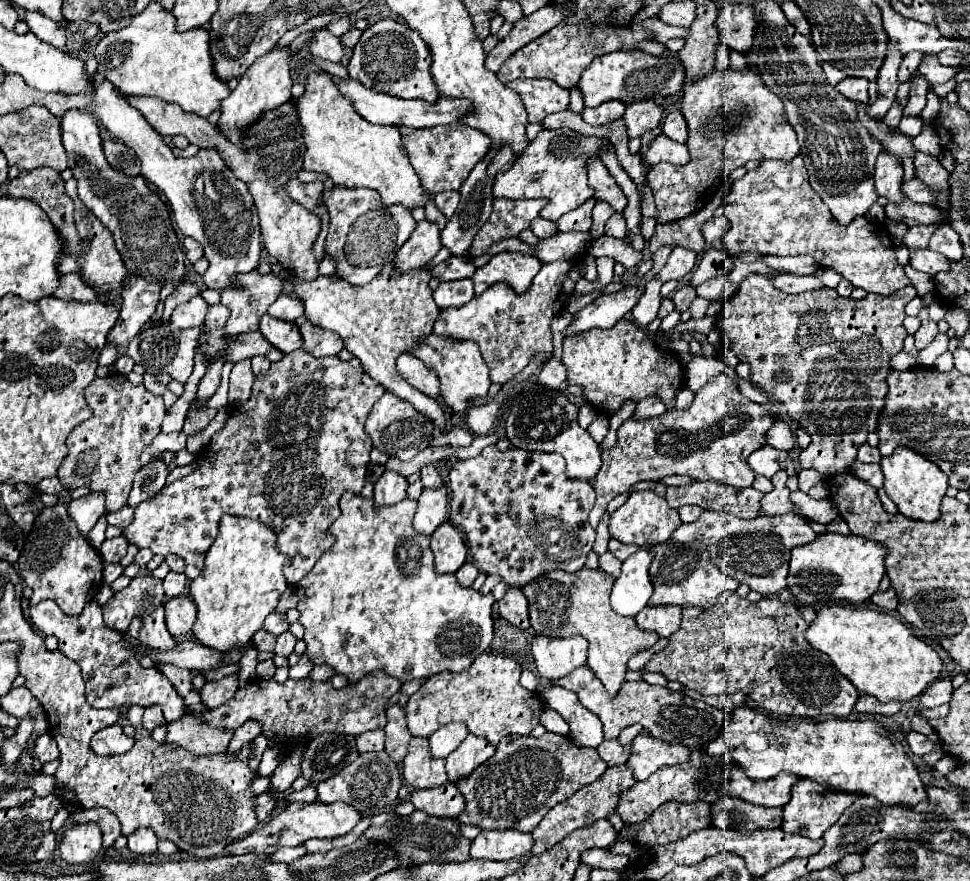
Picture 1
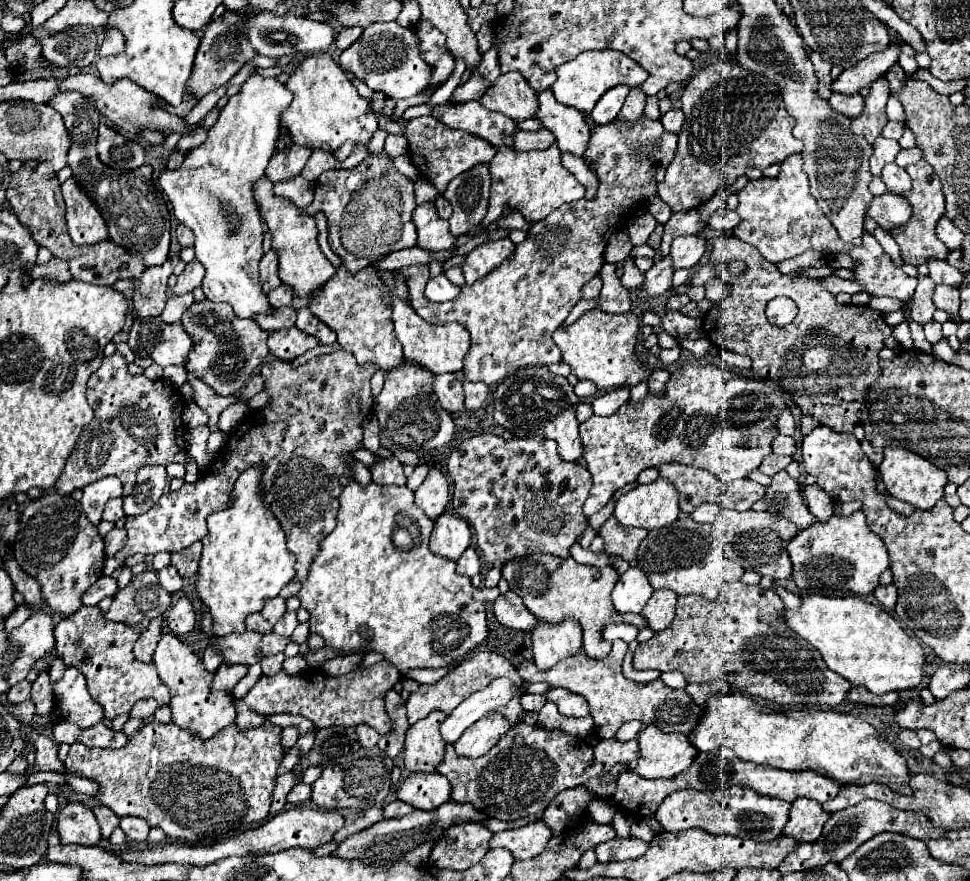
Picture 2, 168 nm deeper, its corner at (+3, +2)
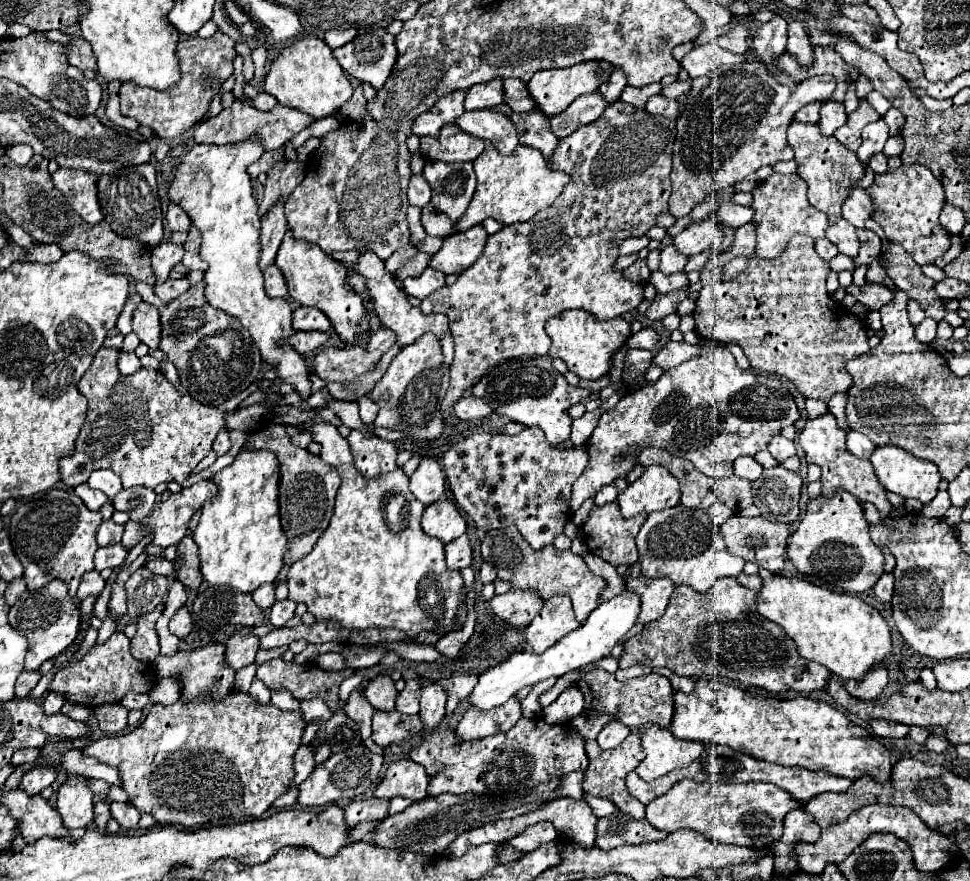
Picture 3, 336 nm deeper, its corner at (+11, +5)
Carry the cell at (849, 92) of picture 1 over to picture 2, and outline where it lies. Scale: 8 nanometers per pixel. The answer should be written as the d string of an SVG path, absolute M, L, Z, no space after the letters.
M831 94L829 104L831 104L833 112L843 114L843 116L847 116L851 120L855 120L863 112L863 98L861 98L861 94L851 94L851 96Z

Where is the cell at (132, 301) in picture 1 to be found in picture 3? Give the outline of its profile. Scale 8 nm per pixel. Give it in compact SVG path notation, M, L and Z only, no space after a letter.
M159 243L153 249L151 267L153 267L153 273L157 277L155 285L163 285L163 281L169 279L171 267L175 263L179 263L181 257L183 257L183 247L181 245L175 245L175 243Z

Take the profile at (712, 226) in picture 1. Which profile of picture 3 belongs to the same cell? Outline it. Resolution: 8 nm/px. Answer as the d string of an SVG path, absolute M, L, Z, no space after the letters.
M721 203L717 209L717 215L719 215L723 227L737 229L753 219L753 209L743 207L743 205L735 205L735 203Z

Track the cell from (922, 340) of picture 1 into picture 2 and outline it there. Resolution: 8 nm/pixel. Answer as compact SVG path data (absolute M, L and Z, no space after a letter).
M919 276L919 284L911 300L911 318L919 324L927 324L933 318L933 312L935 312L935 306L931 300L933 290L935 290L935 284L927 276Z

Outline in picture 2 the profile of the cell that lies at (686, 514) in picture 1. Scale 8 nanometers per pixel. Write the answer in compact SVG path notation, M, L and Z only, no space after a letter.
M701 504L695 512L691 512L691 516L693 520L699 520L699 522L715 522L719 512L721 508L717 504Z

